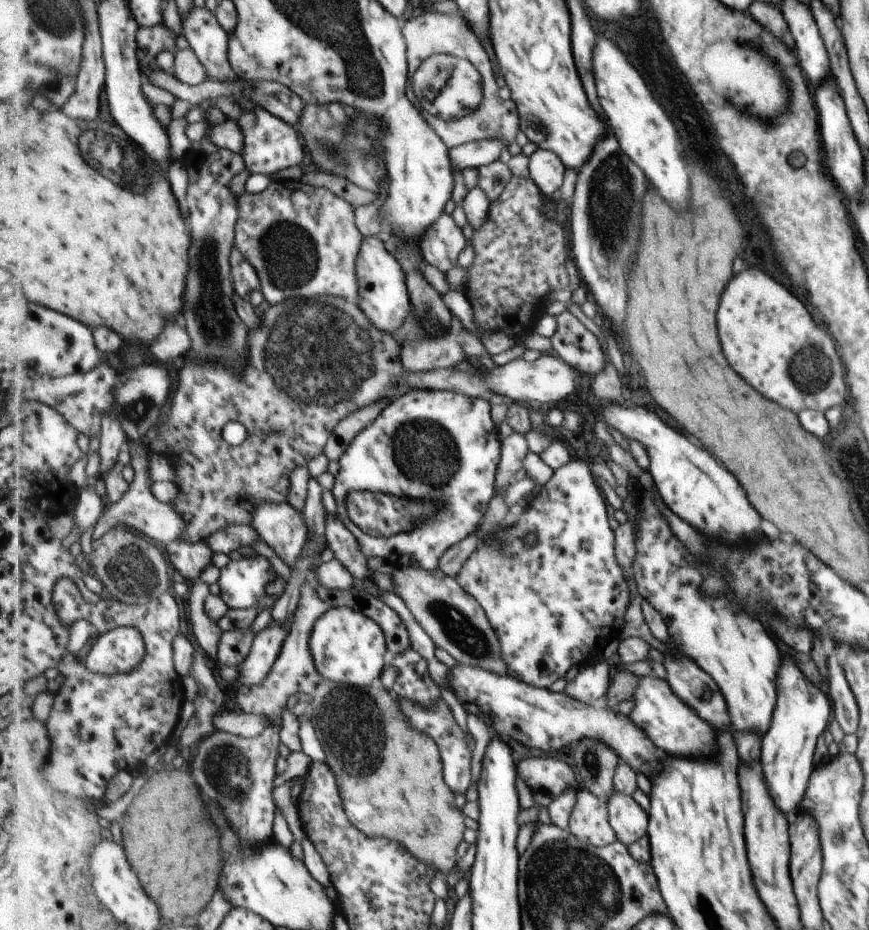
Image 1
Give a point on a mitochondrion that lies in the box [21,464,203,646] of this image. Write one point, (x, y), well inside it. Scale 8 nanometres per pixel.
(131, 571)

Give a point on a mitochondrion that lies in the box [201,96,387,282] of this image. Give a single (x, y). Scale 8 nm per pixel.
(325, 153)

